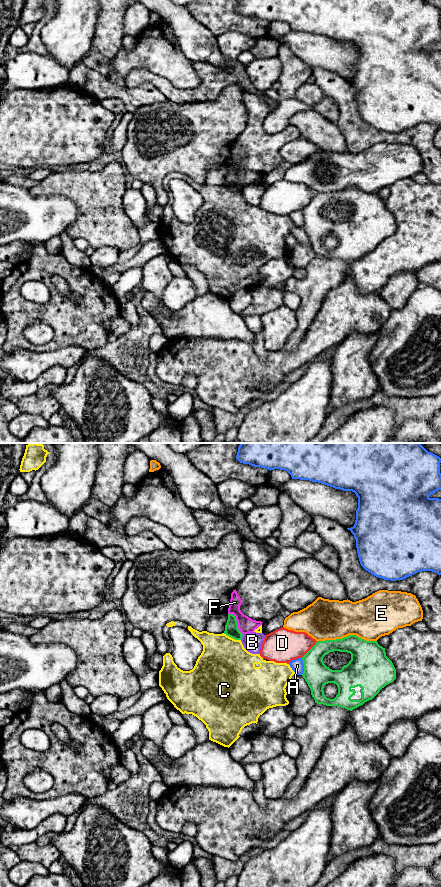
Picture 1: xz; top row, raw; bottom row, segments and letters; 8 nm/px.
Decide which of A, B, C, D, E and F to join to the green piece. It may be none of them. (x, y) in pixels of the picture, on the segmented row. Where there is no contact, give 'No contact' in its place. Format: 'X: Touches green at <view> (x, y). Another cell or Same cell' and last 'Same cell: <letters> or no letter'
A: Touches green at xz (304, 666). Another cell
B: Touches green at xz (241, 637). Another cell
C: Touches green at xz (232, 637). Another cell
D: Touches green at xz (310, 649). Another cell
E: Touches green at xz (347, 636). Another cell
F: Touches green at xz (236, 622). Another cell
Same cell: no letter

